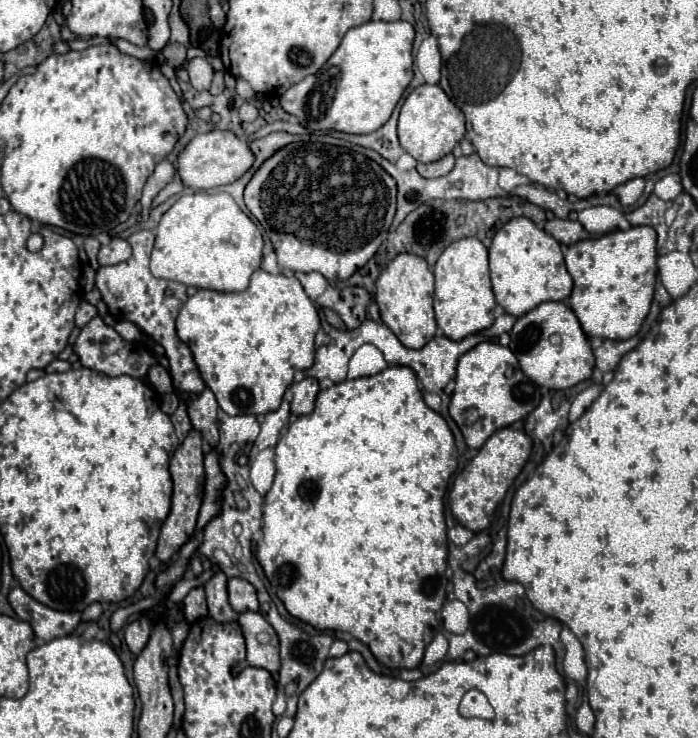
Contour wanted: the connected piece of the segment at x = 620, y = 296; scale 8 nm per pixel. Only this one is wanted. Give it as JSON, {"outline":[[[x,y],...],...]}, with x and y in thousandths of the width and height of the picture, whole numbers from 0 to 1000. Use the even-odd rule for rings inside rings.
{"outline":[[[926,305],[904,306],[900,313],[877,313],[851,327],[840,324],[840,327],[831,327],[831,329],[814,335],[811,362],[822,378],[817,416],[825,424],[828,435],[834,440],[834,449],[842,457],[894,462],[894,459],[908,457],[917,449],[917,443],[931,421],[931,411],[934,411],[934,400],[937,400],[940,348],[943,348],[940,346],[940,313]],[[914,373],[926,381],[926,389],[914,389]]]}

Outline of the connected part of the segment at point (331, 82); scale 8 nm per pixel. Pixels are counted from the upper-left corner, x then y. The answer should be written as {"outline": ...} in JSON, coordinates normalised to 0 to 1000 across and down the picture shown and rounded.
{"outline":[[[527,28],[504,37],[456,99],[441,102],[401,131],[401,145],[424,156],[441,178],[539,178],[559,161],[579,121],[590,110],[590,58],[593,39],[585,28]]]}

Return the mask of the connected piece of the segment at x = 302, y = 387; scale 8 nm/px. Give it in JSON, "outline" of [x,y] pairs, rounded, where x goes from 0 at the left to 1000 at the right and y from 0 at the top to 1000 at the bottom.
{"outline":[[[438,511],[430,519],[421,519],[418,522],[421,541],[415,546],[415,557],[421,562],[444,560],[450,554],[450,541],[453,541],[456,530],[458,530],[458,524],[456,524],[456,516],[450,511]]]}

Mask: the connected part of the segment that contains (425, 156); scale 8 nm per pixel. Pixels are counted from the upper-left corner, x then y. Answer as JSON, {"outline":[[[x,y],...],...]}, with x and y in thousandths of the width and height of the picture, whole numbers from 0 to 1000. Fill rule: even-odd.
{"outline":[[[602,115],[579,137],[570,161],[570,188],[599,221],[619,221],[642,210],[665,186],[665,156],[630,115]]]}

